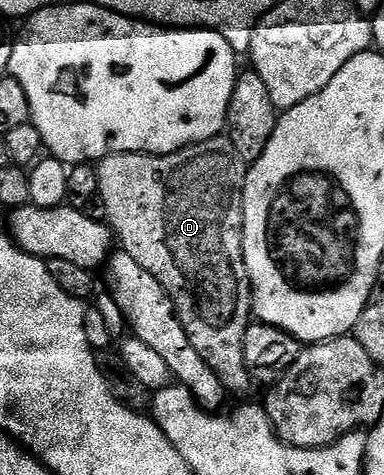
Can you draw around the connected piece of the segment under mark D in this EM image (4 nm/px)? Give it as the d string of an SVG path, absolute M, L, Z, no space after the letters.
M223 134L213 136L211 140L205 140L199 144L193 144L187 148L181 148L179 152L173 152L167 156L148 156L144 152L125 152L115 156L105 156L103 160L97 161L98 170L98 196L104 200L107 218L105 223L110 225L110 231L114 233L114 239L120 245L121 251L132 254L136 262L168 294L168 298L174 307L174 313L184 326L184 334L188 334L188 342L204 358L204 362L217 374L227 393L246 392L252 387L250 371L246 369L244 362L244 334L252 323L252 301L250 299L250 279L246 273L246 263L244 262L244 250L242 249L242 186L244 183L244 165L240 154L236 154L236 146L232 146L230 137Z

